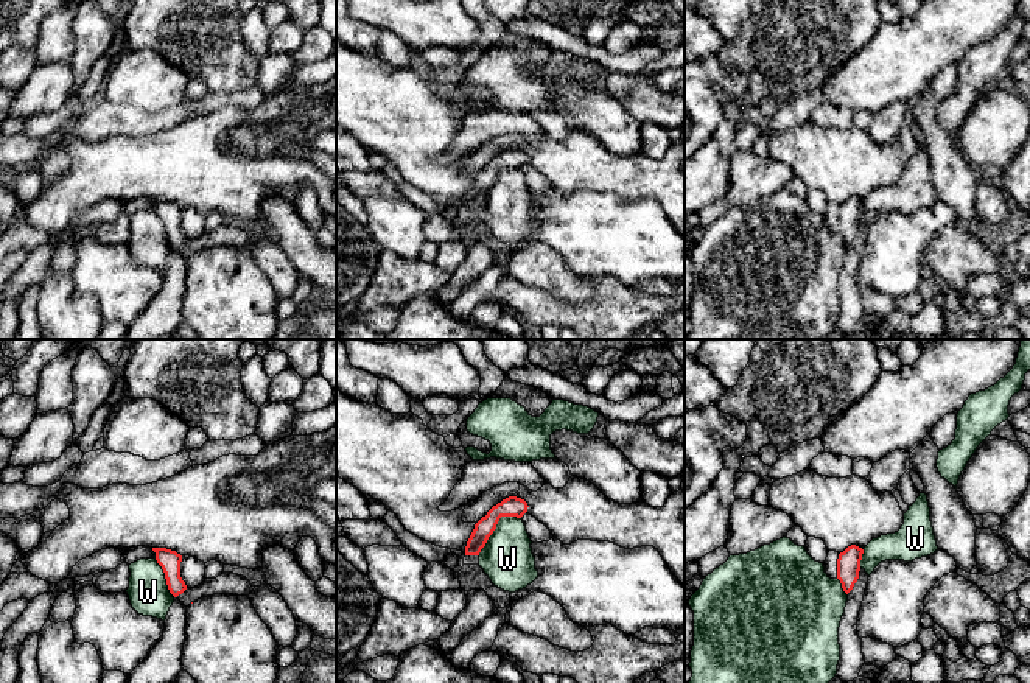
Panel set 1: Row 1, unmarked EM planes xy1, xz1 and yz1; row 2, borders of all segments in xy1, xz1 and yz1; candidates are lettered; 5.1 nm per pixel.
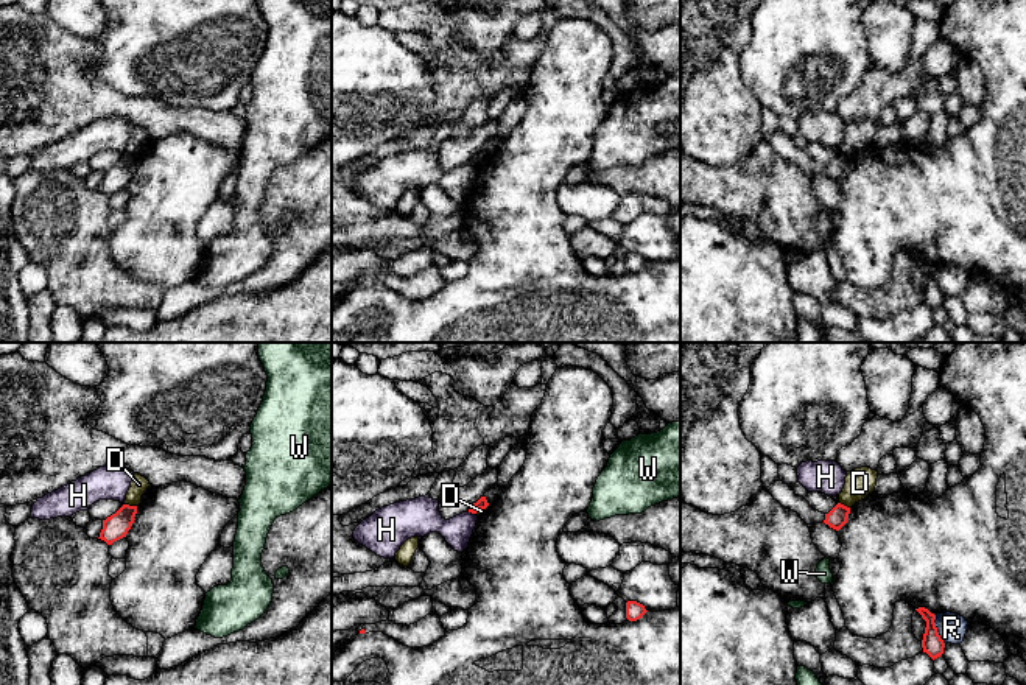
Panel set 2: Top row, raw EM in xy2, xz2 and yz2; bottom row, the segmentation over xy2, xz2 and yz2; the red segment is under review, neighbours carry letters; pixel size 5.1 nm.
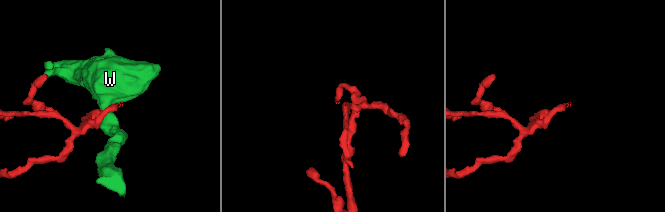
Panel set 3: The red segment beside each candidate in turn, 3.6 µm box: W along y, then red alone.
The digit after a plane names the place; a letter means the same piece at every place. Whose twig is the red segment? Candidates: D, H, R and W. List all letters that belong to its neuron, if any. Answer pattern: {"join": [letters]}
{"join": []}

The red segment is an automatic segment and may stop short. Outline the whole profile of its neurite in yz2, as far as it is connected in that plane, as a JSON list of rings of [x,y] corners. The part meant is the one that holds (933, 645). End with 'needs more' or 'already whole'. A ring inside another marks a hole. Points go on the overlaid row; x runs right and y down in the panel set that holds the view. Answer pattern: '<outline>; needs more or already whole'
[[[919,607],[915,610],[926,621],[926,627],[925,627],[925,634],[923,634],[923,640],[922,640],[923,652],[926,652],[934,660],[943,654],[943,648],[945,648],[945,643],[940,638],[936,623],[934,623],[936,615],[931,613],[925,607]]]; already whole

